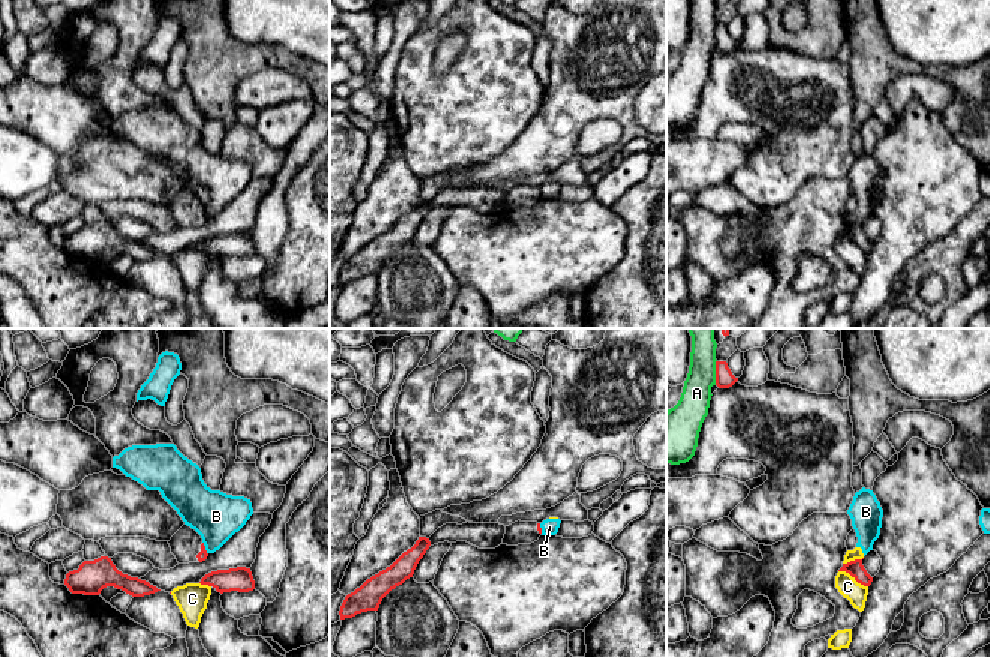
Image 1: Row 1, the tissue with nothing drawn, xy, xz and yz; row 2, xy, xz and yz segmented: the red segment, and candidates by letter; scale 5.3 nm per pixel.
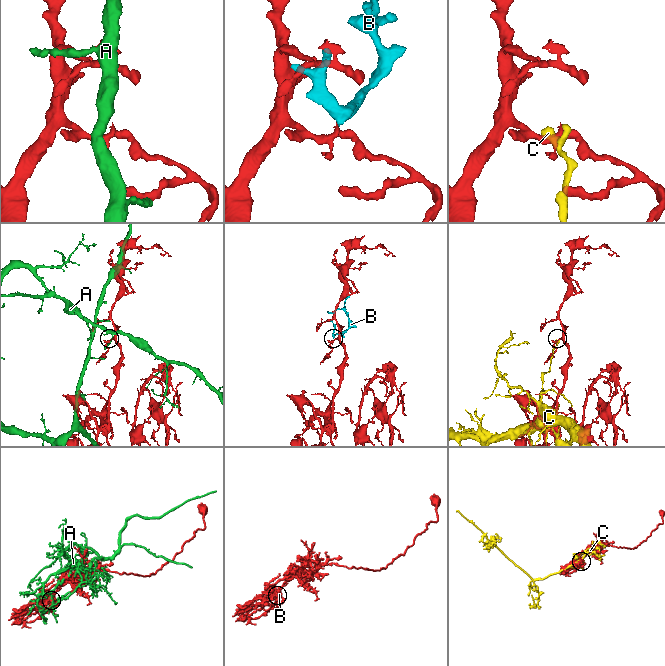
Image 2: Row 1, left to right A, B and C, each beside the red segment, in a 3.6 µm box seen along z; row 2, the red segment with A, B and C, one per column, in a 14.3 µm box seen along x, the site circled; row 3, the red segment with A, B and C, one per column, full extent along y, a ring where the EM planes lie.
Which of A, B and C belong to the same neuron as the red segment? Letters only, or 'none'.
none

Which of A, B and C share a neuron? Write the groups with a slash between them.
A / B C

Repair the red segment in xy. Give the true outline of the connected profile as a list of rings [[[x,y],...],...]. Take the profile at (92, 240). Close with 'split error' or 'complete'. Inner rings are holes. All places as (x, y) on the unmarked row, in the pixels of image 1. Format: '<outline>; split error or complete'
[[[108,220],[84,225],[78,234],[66,238],[64,249],[72,258],[84,260],[99,260],[106,250],[122,254],[132,261],[144,261],[160,255],[146,244],[123,238]]]; complete

